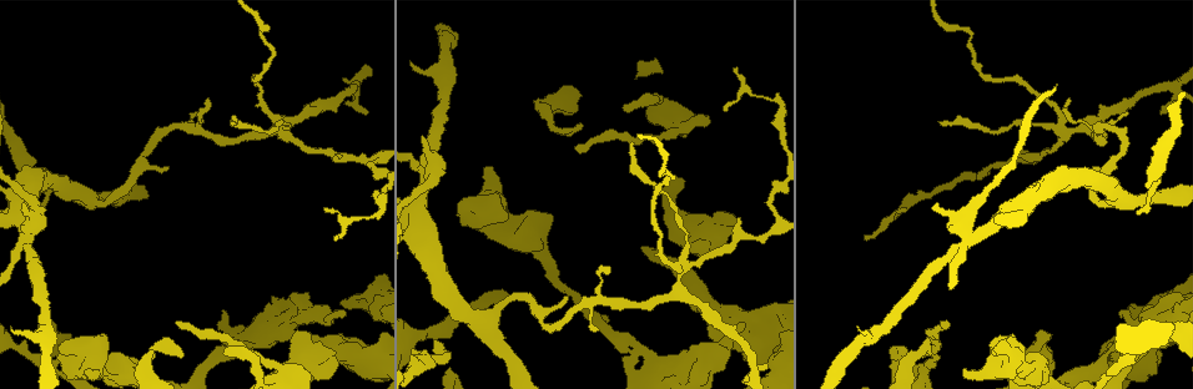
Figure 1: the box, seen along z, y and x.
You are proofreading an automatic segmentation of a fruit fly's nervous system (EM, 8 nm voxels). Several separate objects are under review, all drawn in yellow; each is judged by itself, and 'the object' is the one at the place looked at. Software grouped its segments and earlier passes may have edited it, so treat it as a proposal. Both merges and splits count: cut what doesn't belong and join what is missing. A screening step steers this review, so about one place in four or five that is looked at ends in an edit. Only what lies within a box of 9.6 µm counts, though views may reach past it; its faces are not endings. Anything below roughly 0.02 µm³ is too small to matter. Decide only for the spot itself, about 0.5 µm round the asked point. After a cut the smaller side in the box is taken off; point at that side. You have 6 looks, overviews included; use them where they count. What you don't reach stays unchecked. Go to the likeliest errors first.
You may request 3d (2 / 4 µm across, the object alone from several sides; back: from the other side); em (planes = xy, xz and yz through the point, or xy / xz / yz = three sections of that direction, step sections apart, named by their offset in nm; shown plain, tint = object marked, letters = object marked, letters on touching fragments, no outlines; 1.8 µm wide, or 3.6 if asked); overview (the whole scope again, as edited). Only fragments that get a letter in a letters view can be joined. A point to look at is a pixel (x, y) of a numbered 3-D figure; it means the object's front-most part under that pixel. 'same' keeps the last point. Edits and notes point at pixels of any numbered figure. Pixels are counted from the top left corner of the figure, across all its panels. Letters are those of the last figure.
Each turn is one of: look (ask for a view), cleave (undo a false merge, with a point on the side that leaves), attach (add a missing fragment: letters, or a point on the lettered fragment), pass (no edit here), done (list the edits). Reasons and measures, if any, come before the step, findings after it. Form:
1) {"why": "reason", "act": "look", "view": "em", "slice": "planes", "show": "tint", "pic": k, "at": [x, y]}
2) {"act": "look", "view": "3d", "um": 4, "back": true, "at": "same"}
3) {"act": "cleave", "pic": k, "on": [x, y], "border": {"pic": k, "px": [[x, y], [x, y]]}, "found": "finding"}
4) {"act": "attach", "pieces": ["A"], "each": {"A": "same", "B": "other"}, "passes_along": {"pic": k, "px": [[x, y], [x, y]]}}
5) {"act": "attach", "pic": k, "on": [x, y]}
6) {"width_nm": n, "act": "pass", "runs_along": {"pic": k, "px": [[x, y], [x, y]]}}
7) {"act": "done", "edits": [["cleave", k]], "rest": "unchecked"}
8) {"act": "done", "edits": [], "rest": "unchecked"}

{"why": "thick turns thin", "act": "look", "view": "3d", "um": 2, "pic": 1, "at": [686, 271]}

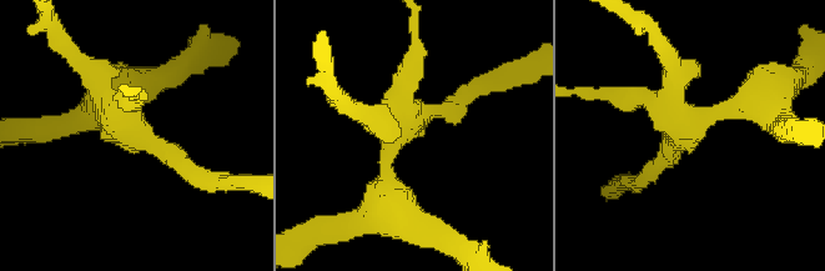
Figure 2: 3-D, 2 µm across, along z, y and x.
{"act": "look", "view": "em", "slice": "planes", "show": "plain", "pic": 2, "at": [117, 123]}

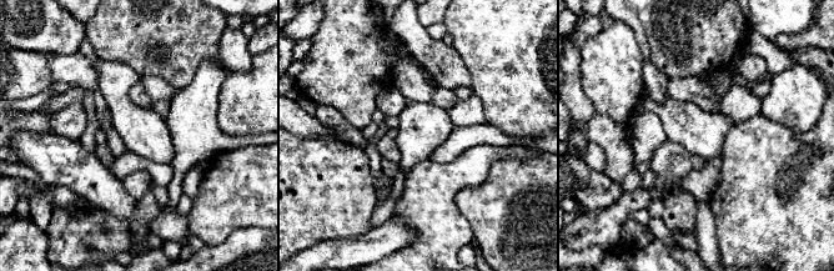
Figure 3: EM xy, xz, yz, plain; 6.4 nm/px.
{"act": "look", "view": "em", "slice": "planes", "show": "letters", "at": "same"}

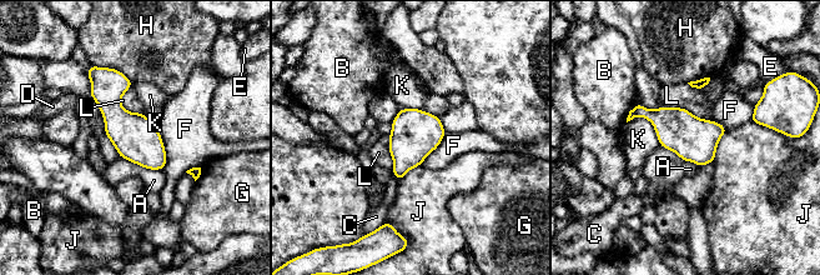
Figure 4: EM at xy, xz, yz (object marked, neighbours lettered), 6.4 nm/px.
{"width_nm": 300, "act": "pass", "each": {"A": "other", "B": "other", "C": "other", "D": "other", "E": "other", "F": "other", "G": "other", "H": "other", "J": "other", "K": "other", "L": "other"}, "border": {"pic": 4, "px": [[662, 105], [683, 106], [708, 120]]}, "found": "one neuron here"}

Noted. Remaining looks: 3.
{"why": "end of a long branch", "act": "look", "view": "3d", "um": 2, "pic": 1, "at": [581, 125]}

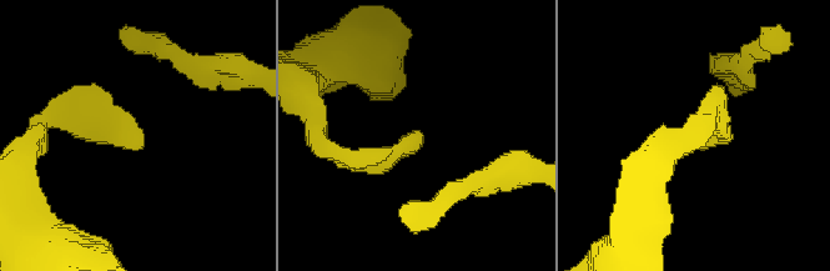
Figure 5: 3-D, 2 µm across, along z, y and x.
{"why": "shape alone is not enough", "act": "look", "view": "em", "slice": "planes", "show": "letters", "pic": 5, "at": [141, 148]}

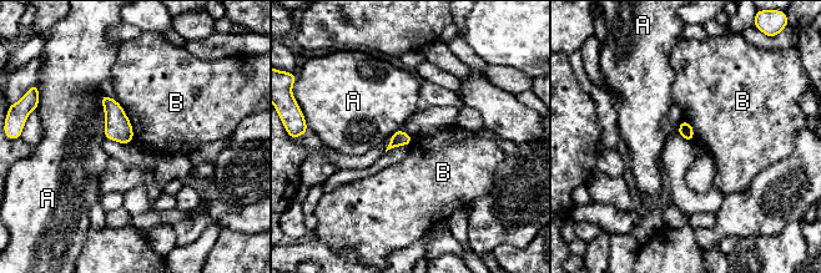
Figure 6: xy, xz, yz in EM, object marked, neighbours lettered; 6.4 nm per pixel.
{"longest_contact_nm": ["A", 300], "act": "pass", "each": {"A": "other", "B": "other"}, "border": {"pic": 6, "px": [[115, 100], [131, 125], [134, 140]]}, "found": "no lettered fragment goes on from it"}

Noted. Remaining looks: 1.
{"why": "arms part here", "act": "look", "view": "em", "slice": "planes", "show": "letters", "pic": 1, "at": [320, 359]}

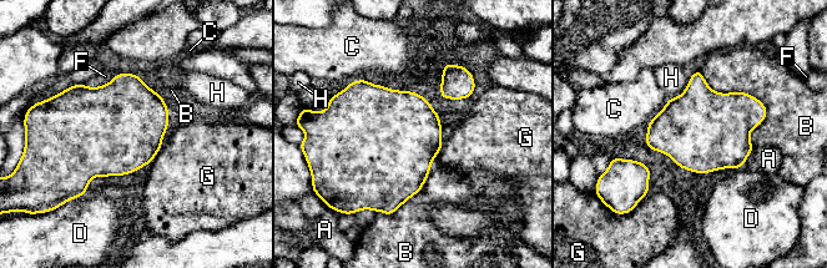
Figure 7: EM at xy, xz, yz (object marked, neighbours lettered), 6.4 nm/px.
{"width_nm": 550, "act": "pass", "each": {"A": "other", "B": "other", "C": "other", "D": "other", "F": "other", "G": "other", "H": "other"}, "border": {"pic": 7, "px": [[162, 143], [156, 156], [149, 163]]}, "found": "all the same neuron"}

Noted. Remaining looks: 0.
{"act": "done", "edits": [], "rest": "unchecked"}

